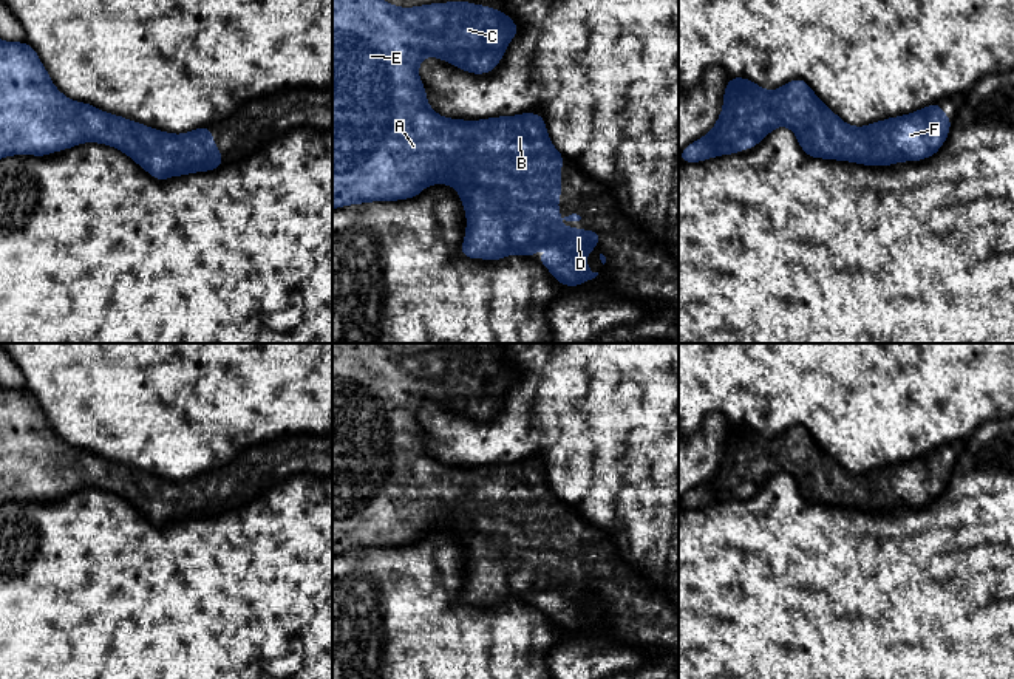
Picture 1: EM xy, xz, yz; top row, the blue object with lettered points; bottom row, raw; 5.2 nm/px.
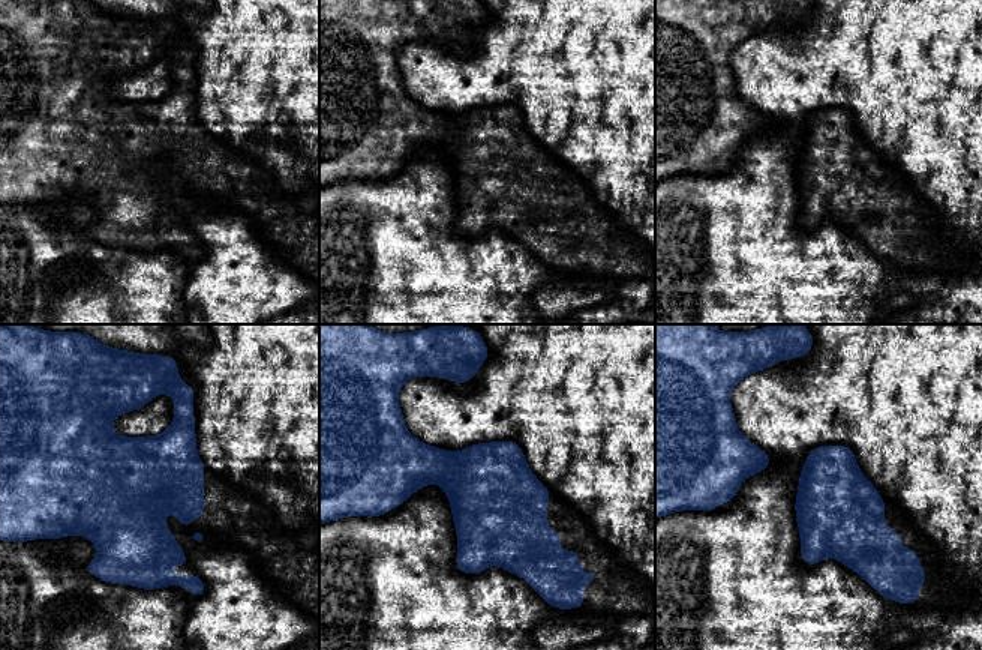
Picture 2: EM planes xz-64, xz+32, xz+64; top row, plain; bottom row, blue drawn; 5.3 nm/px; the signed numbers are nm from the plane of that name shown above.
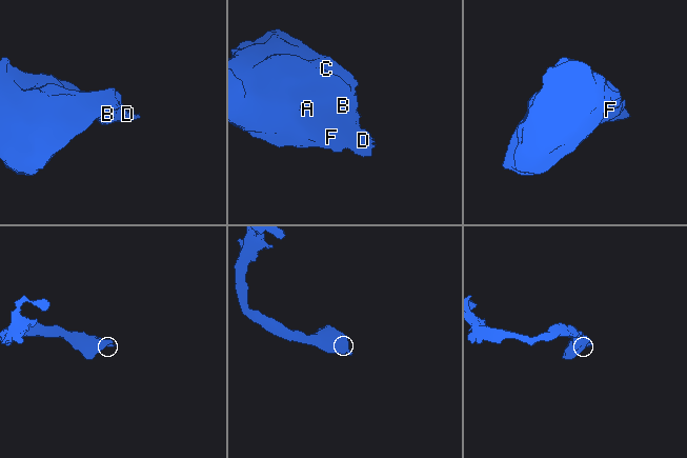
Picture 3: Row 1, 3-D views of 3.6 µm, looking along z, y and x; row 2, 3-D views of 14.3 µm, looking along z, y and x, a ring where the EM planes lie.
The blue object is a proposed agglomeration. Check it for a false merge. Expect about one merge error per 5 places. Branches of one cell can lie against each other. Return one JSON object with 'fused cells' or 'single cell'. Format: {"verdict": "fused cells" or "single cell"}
{"verdict": "single cell"}

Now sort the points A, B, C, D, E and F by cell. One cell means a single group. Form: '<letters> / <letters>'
A B C D E F

